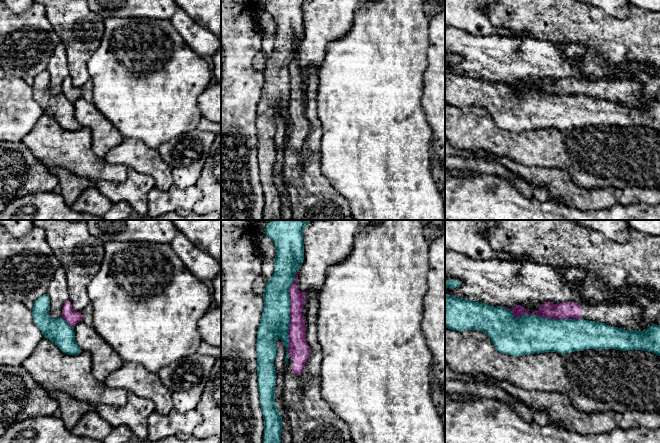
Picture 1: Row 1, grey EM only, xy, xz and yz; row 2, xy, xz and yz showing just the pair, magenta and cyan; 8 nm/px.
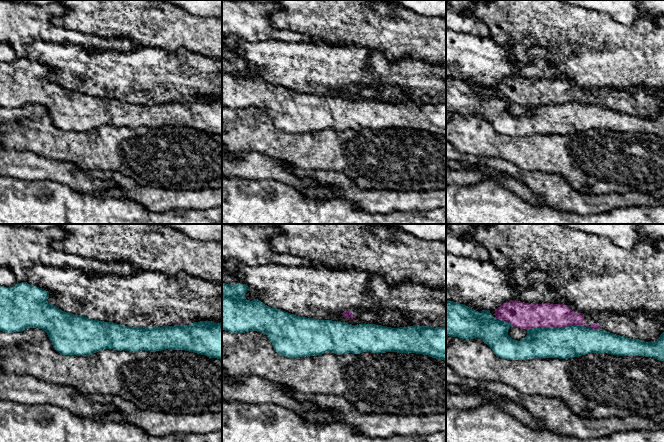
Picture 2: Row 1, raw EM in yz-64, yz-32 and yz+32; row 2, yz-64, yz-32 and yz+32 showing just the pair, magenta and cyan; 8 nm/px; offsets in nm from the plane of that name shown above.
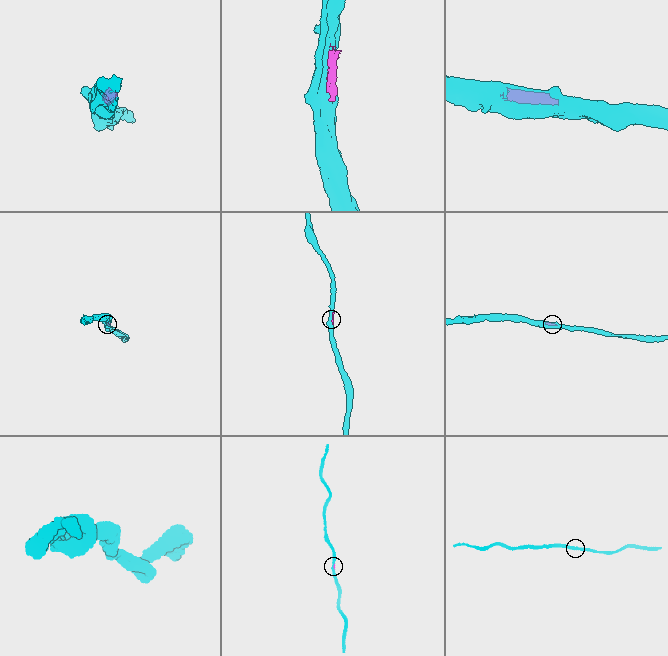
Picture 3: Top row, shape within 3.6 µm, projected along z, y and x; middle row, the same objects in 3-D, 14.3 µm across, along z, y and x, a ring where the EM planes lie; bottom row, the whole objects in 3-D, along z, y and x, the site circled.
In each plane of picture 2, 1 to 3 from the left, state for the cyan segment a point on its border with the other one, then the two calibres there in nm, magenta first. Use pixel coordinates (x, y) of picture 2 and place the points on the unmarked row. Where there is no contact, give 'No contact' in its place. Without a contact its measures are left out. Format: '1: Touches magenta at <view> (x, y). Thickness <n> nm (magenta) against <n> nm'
1: No contact
2: No contact
3: Touches magenta at yz+32 (562, 102). Thickness 200 nm (magenta) against 260 nm

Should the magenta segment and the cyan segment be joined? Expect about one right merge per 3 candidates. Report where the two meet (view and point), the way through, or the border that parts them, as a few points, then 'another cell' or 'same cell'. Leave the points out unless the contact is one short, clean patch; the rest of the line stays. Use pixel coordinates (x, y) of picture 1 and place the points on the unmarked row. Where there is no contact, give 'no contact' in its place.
meets magenta in xz at (290, 89); another cell

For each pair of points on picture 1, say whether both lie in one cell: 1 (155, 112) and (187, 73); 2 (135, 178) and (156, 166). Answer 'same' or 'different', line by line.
1: same
2: different

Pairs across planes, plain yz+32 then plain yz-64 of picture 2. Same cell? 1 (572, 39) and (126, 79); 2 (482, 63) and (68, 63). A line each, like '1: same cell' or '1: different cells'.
1: different cells
2: same cell

